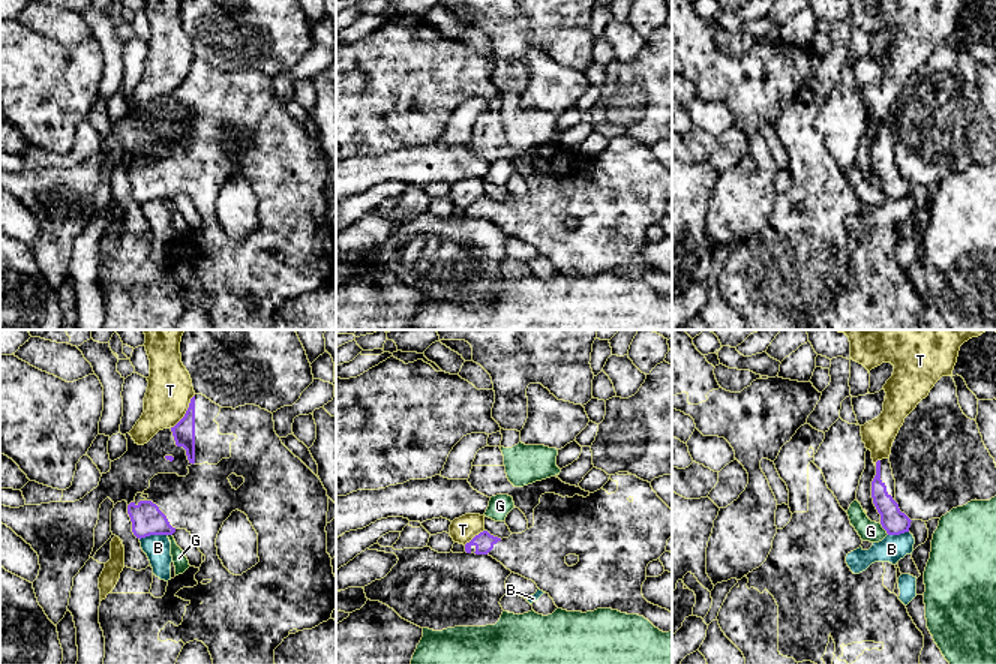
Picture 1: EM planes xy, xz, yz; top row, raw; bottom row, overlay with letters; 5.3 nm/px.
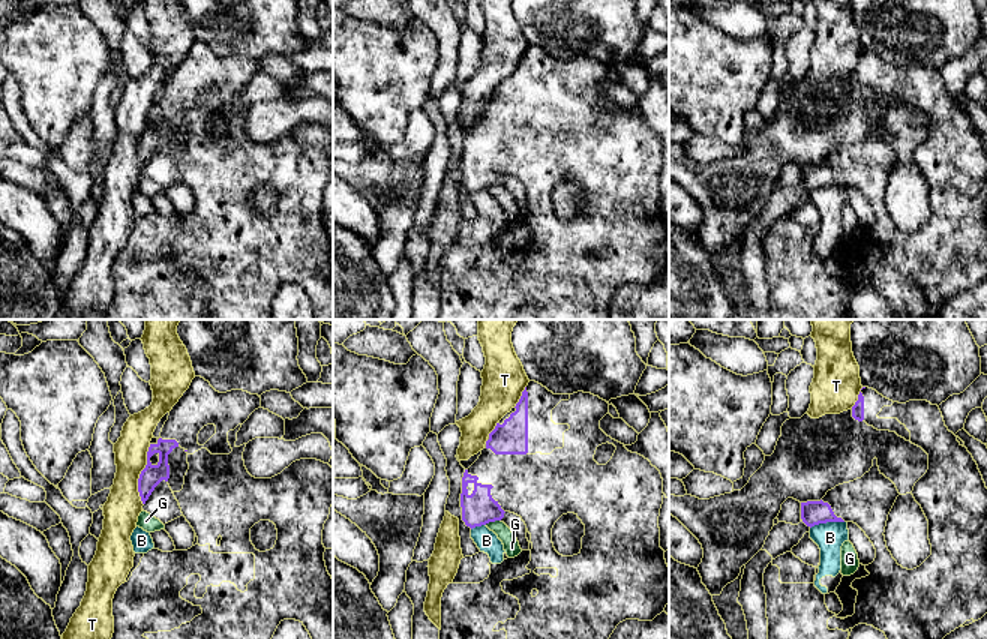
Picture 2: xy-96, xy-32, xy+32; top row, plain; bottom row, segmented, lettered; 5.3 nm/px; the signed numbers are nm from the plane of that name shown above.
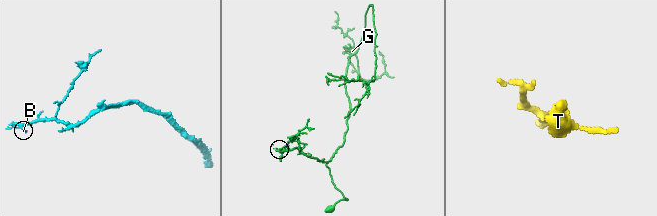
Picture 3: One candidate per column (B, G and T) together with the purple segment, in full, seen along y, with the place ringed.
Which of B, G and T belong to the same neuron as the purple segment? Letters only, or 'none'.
none

